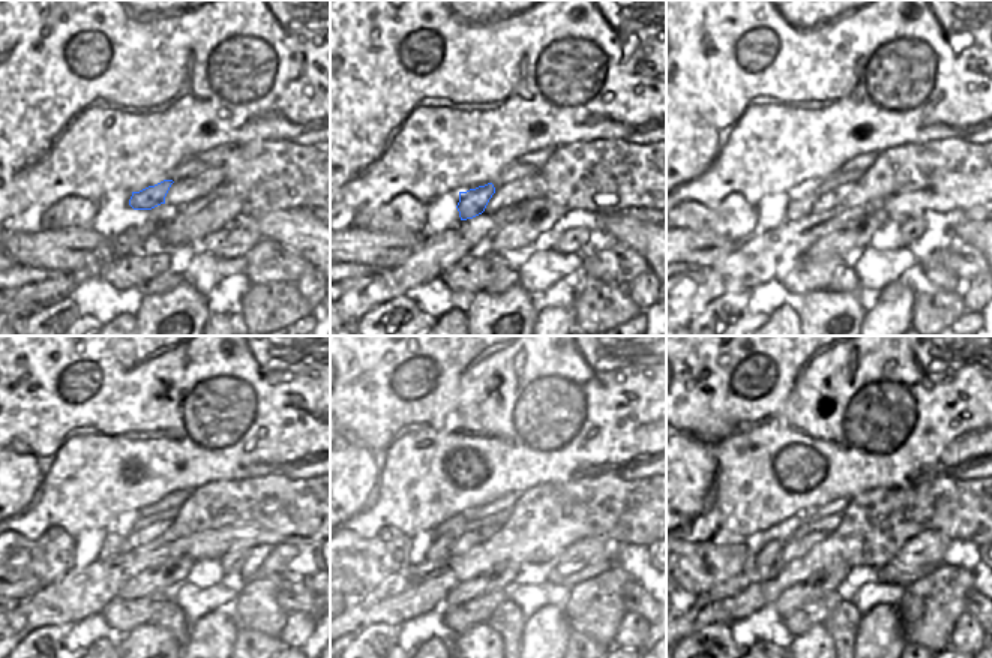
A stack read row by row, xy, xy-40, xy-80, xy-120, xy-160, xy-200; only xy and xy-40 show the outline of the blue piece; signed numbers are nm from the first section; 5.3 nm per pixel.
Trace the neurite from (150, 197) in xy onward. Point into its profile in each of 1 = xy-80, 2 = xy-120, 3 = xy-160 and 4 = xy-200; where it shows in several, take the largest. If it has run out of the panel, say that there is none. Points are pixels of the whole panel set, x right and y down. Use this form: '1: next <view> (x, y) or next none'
1: next xy-80 (802, 201)
2: next xy-120 (110, 549)
3: next xy-160 (440, 550)
4: next xy-200 (767, 556)

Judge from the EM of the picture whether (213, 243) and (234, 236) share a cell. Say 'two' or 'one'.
one

